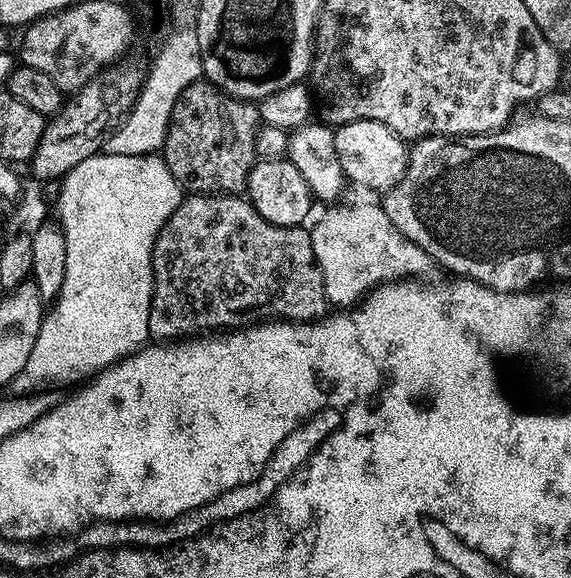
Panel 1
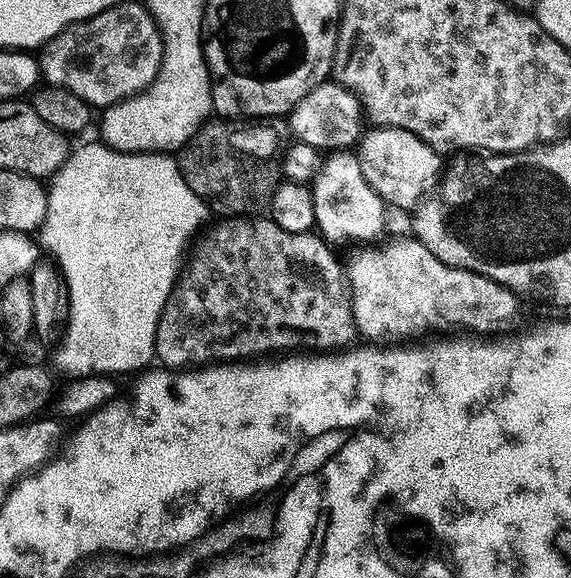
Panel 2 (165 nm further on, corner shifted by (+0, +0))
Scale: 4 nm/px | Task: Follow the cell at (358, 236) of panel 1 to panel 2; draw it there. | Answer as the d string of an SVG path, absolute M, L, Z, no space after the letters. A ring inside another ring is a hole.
M415 238L396 240L385 248L372 246L361 249L352 261L347 261L348 285L352 291L354 322L357 333L365 341L376 346L385 345L386 336L400 336L407 341L420 332L420 328L465 328L468 332L477 332L477 337L492 338L495 332L504 332L516 320L516 311L520 304L517 293L512 289L494 282L477 272L465 268L455 268L442 262L422 242Z

